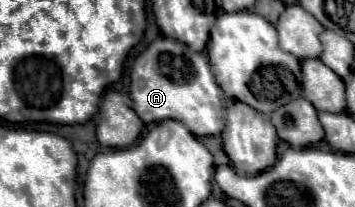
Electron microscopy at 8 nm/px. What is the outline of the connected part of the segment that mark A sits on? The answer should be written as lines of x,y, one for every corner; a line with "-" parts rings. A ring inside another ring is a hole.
158,38
154,40
136,60
130,72
130,98
134,102
134,110
136,114
142,118
142,122
158,122
158,120
178,120
182,124
186,124
186,128
196,134
196,136
216,136
222,132
224,128
224,118
222,118
222,110
220,110
220,88
214,82
212,74
206,74
206,70
210,70
208,66
208,58
196,52
186,50
182,44
168,40
168,38
-
162,54
174,54
180,56
184,60
184,66
188,70
204,70
202,74
190,74
188,80
202,80
202,82
210,82
210,84
190,84
186,82
186,78
182,80
172,80
160,72
160,62
162,62

